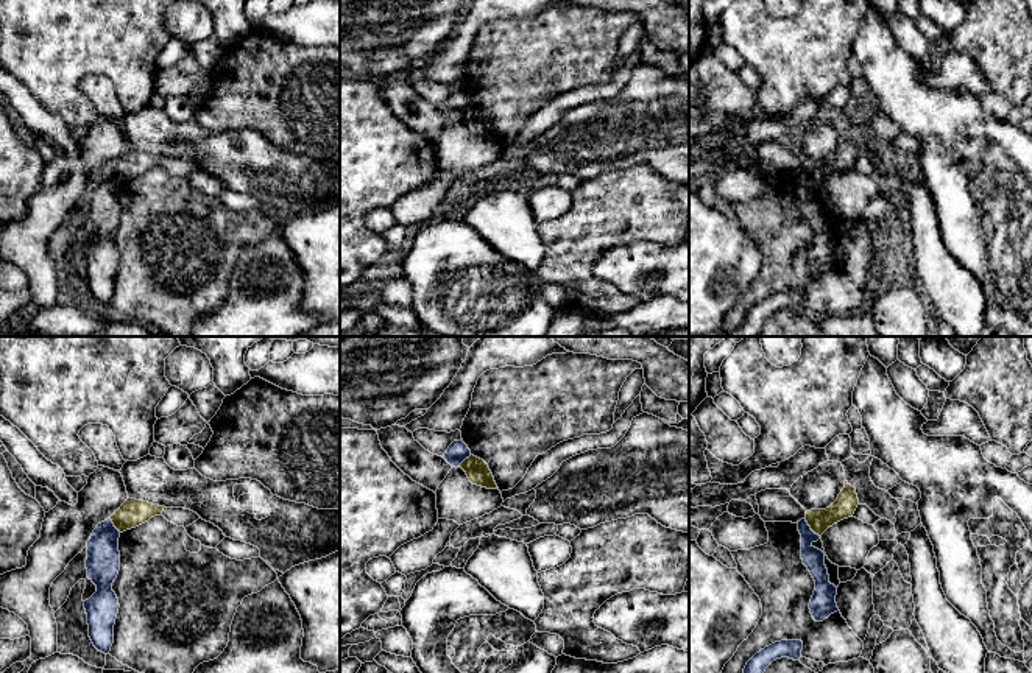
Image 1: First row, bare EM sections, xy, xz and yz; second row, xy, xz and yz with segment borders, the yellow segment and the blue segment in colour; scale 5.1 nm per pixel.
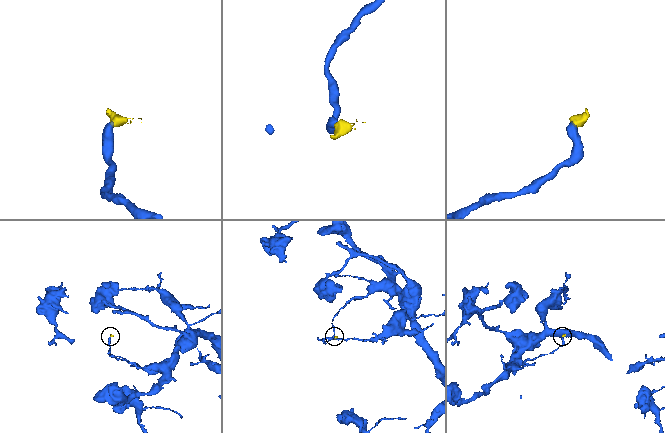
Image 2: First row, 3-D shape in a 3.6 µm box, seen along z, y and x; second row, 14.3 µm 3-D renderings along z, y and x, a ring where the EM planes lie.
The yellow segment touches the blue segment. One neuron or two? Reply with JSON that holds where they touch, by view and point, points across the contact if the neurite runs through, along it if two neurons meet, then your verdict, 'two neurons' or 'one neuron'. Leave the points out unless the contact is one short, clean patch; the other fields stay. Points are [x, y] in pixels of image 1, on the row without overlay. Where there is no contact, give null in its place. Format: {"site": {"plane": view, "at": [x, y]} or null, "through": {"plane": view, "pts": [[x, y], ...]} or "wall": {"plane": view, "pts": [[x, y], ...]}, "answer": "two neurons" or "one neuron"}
{"site": {"plane": "yz", "at": [809, 176]}, "wall": {"plane": "yz", "pts": [[805, 169], [806, 175], [819, 187]]}, "answer": "two neurons"}

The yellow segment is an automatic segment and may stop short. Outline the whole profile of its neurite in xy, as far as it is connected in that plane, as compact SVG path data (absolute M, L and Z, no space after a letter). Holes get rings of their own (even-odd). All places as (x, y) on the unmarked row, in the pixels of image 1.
M126 150L126 153L111 167L114 178L123 184L148 173L154 167L164 167L178 178L189 178L198 170L196 164L184 159L165 159L143 151Z

